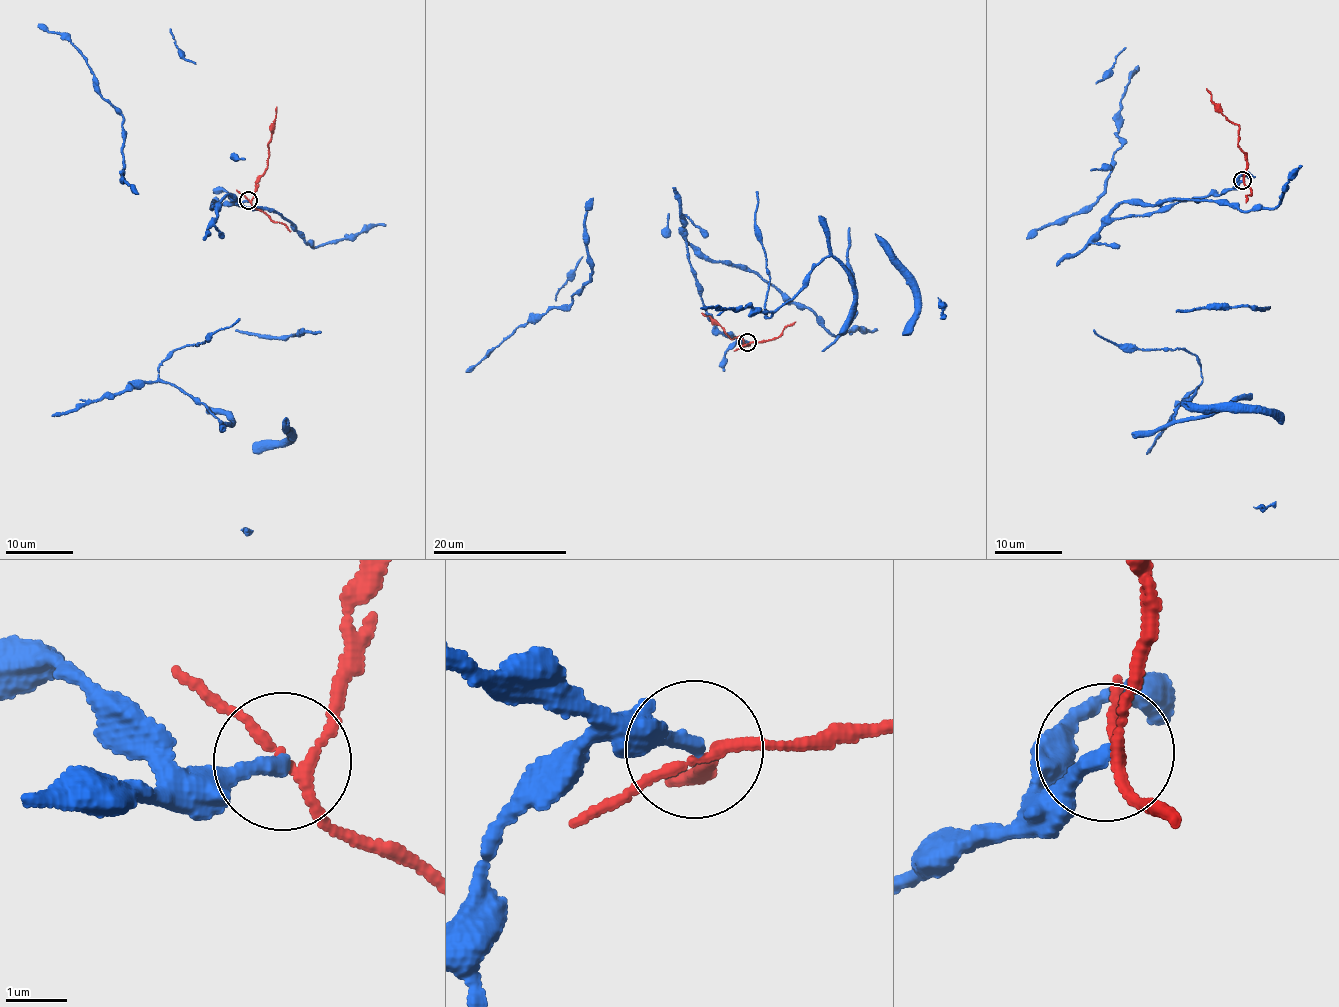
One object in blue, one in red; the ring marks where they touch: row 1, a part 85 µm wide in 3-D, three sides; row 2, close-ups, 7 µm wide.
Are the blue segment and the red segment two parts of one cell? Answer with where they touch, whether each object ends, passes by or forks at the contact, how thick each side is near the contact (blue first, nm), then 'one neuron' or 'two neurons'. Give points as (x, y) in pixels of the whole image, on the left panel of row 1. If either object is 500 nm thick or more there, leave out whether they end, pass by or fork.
(248, 200) | blue ends | red forks | 240/140 nm | two neurons

